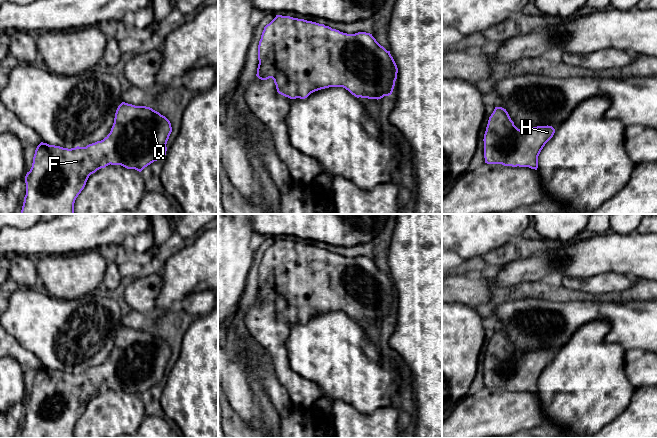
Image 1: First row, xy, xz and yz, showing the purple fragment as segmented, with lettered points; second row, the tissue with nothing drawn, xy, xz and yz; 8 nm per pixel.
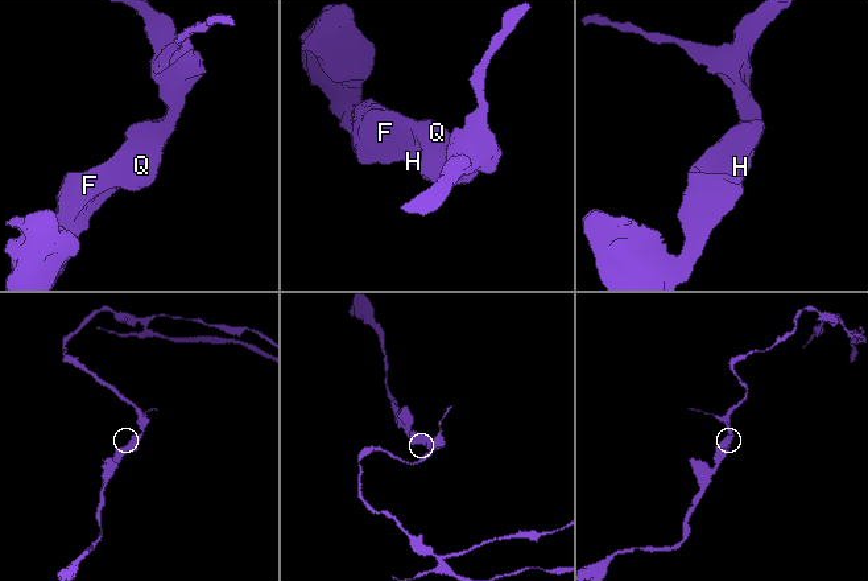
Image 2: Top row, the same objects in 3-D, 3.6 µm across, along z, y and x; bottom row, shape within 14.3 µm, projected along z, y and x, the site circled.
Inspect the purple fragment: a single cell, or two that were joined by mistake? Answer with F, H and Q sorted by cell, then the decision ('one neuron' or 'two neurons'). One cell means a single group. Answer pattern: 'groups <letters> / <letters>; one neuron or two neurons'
groups F H Q; one neuron

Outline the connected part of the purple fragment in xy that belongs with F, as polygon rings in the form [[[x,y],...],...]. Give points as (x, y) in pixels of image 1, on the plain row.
[[[122,326],[115,337],[110,357],[101,365],[86,371],[63,372],[41,366],[33,381],[32,391],[25,400],[26,419],[20,438],[74,438],[74,427],[84,413],[89,400],[108,389],[121,389],[141,396],[154,385],[163,383],[167,375],[167,365],[172,356],[170,345],[159,336],[146,330],[135,330]]]

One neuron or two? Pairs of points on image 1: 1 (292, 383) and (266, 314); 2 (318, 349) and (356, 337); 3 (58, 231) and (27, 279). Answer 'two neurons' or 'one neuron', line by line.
1: one neuron
2: one neuron
3: two neurons

